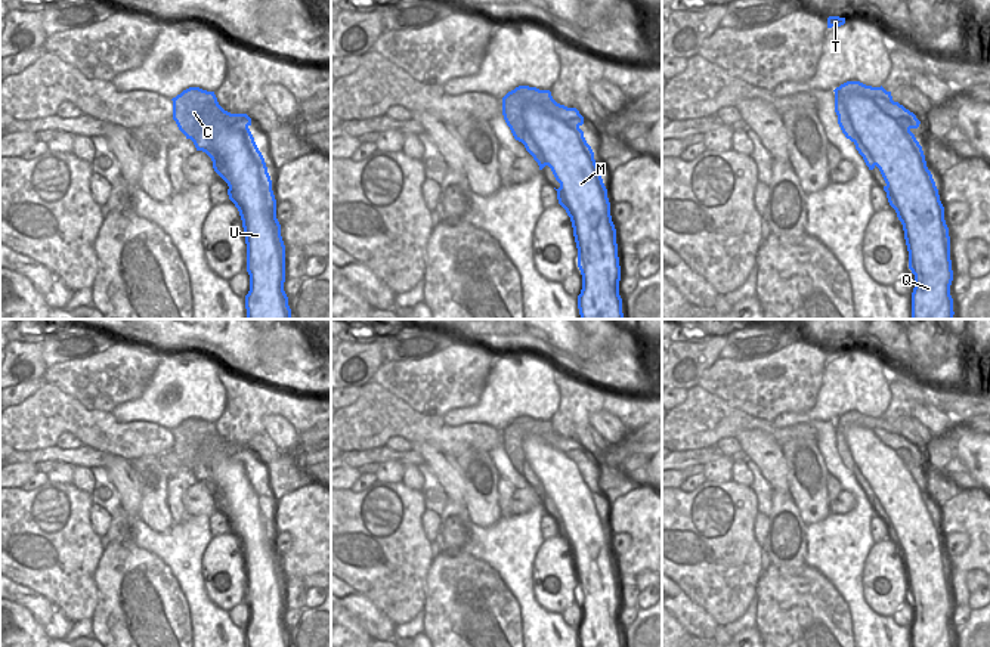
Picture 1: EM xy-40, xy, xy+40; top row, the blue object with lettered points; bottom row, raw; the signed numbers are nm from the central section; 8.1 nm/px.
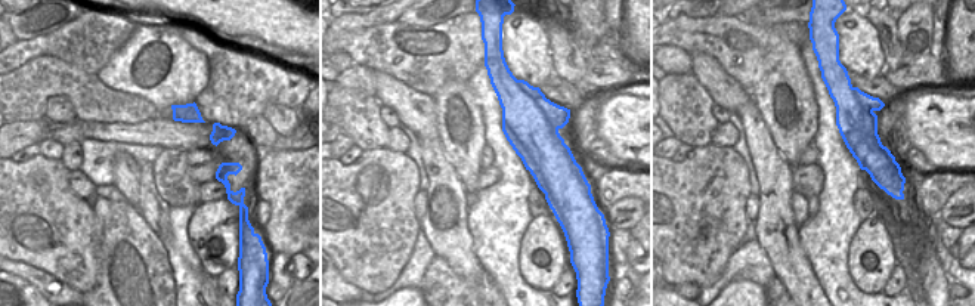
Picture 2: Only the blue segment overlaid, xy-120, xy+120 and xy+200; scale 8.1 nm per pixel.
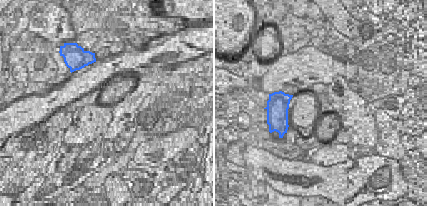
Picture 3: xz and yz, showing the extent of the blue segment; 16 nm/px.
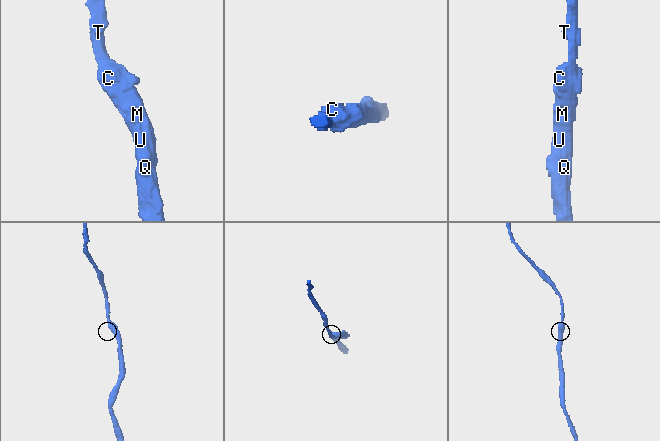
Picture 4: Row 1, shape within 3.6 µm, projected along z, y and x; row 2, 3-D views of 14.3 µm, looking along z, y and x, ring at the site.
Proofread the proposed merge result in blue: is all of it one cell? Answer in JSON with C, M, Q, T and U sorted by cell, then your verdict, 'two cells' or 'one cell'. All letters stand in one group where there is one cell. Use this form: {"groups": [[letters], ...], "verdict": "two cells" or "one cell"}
{"groups": [["C", "M", "Q", "T", "U"]], "verdict": "one cell"}

